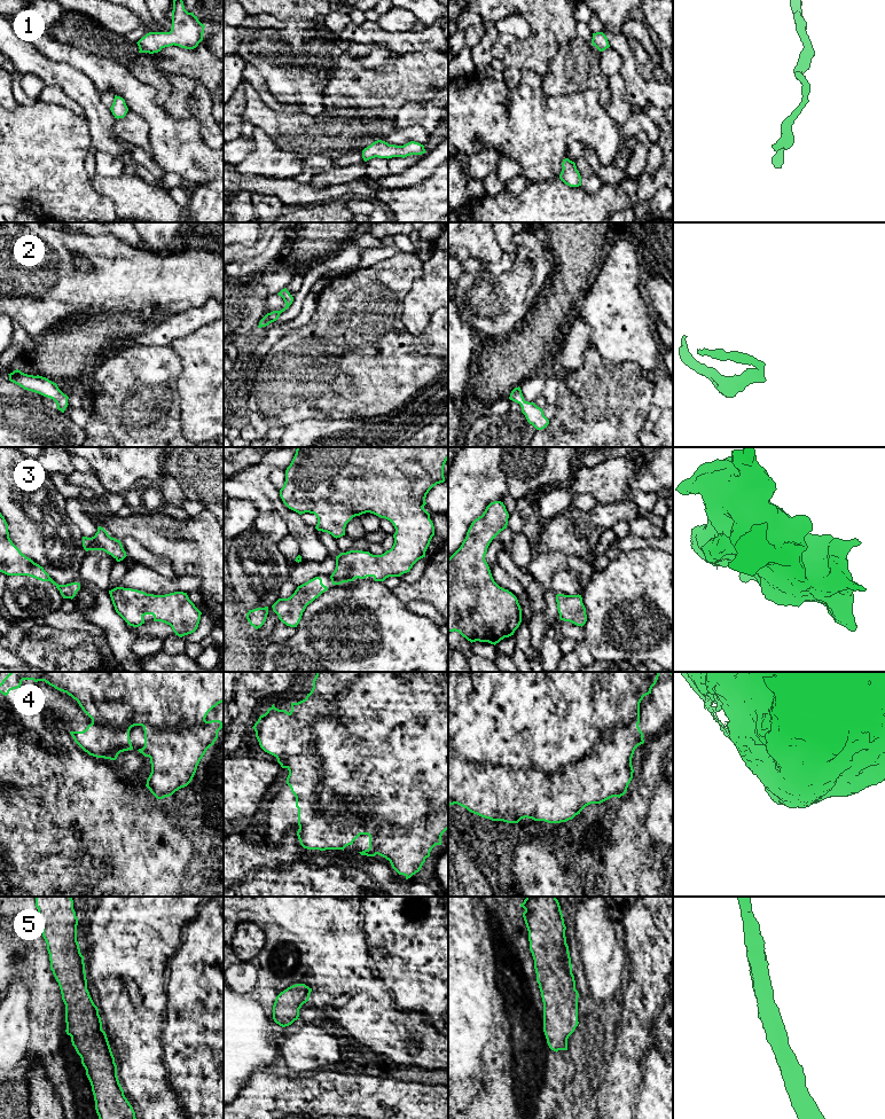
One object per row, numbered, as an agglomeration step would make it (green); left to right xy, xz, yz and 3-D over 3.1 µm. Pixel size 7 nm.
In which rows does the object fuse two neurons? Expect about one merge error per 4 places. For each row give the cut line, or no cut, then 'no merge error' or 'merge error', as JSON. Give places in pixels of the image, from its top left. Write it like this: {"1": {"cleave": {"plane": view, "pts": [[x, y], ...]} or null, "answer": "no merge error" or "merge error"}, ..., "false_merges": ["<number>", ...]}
{"1": {"cleave": null, "answer": "no merge error"}, "2": {"cleave": null, "answer": "no merge error"}, "3": {"cleave": null, "answer": "no merge error"}, "4": {"cleave": null, "answer": "no merge error"}, "5": {"cleave": null, "answer": "no merge error"}, "false_merges": []}

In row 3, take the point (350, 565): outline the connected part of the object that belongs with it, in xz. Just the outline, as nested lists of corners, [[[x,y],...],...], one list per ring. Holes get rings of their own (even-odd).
[[[296,447],[296,454],[285,470],[285,482],[280,490],[283,503],[299,515],[310,512],[318,518],[315,529],[327,532],[334,538],[345,535],[346,524],[355,516],[366,512],[390,521],[395,533],[394,543],[382,555],[369,551],[350,550],[336,556],[336,569],[330,576],[332,585],[373,577],[375,581],[384,581],[389,577],[400,577],[410,571],[413,565],[425,557],[425,551],[434,535],[434,526],[430,514],[423,508],[429,491],[444,483],[444,467],[448,460],[448,447]]]

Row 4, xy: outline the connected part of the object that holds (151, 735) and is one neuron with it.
[[[10,672],[0,683],[0,692],[7,696],[19,688],[23,680],[45,681],[78,702],[92,723],[83,731],[70,734],[89,756],[116,760],[120,752],[133,750],[131,728],[142,726],[144,746],[138,751],[150,758],[151,773],[146,787],[157,799],[170,797],[191,782],[201,759],[224,727],[220,720],[205,720],[207,713],[224,702],[224,672]]]

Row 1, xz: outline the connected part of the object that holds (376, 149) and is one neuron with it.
[[[377,140],[362,150],[362,158],[365,162],[378,157],[378,158],[392,158],[392,157],[407,157],[410,155],[422,155],[426,152],[424,146],[410,141],[404,146],[389,144],[385,141]]]

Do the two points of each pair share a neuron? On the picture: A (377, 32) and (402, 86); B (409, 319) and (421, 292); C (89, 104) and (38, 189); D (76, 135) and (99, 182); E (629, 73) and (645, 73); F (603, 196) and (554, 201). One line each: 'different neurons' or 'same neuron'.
A: different neurons
B: same neuron
C: different neurons
D: different neurons
E: different neurons
F: same neuron

